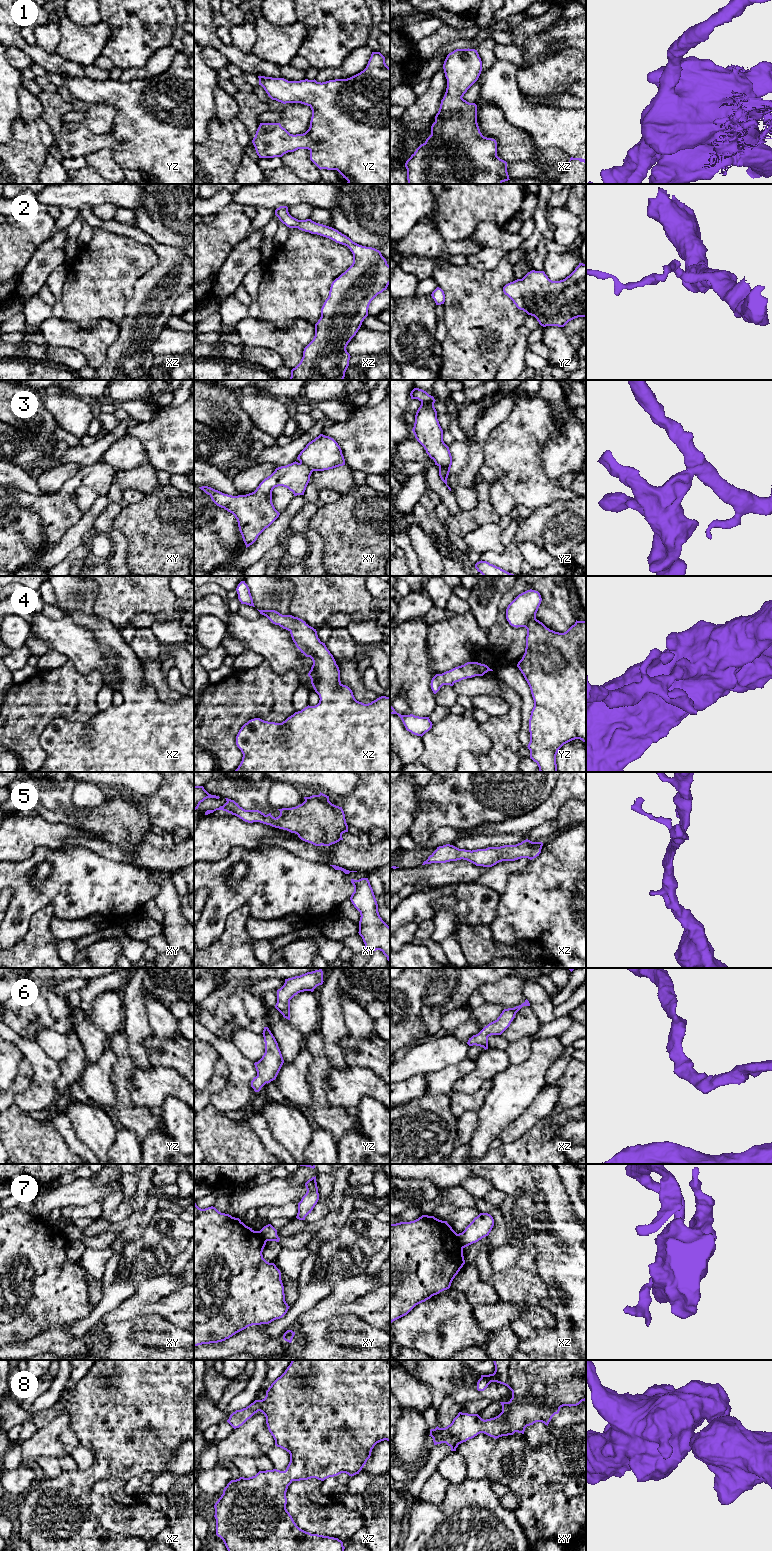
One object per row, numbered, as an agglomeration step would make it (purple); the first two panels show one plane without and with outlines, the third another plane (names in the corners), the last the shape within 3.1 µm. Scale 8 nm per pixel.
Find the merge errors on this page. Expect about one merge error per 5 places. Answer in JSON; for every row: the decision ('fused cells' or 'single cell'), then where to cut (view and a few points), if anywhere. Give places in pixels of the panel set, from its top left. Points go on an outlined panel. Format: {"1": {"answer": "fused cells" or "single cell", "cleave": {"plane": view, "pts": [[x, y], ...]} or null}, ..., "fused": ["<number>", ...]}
{"1": {"answer": "single cell", "cleave": null}, "2": {"answer": "single cell", "cleave": null}, "3": {"answer": "fused cells", "cleave": {"plane": "xy", "pts": [[300, 462], [312, 471]]}}, "4": {"answer": "single cell", "cleave": null}, "5": {"answer": "single cell", "cleave": null}, "6": {"answer": "single cell", "cleave": null}, "7": {"answer": "fused cells", "cleave": {"plane": "xz", "pts": [[456, 1234], [459, 1243], [463, 1247]]}}, "8": {"answer": "single cell", "cleave": null}, "fused": ["3", "7"]}

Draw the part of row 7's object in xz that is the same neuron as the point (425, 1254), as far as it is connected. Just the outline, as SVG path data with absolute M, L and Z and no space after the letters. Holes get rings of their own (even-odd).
M422 1215L414 1221L390 1223L390 1323L407 1315L416 1305L449 1289L464 1264L463 1247L447 1221Z

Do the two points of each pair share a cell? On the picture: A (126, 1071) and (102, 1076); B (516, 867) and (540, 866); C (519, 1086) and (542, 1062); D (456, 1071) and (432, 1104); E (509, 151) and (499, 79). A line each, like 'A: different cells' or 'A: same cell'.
A: different cells
B: different cells
C: same cell
D: different cells
E: different cells

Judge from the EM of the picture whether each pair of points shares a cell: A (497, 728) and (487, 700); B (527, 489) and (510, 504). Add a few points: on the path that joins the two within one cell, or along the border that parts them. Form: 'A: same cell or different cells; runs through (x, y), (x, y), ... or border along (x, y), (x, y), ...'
A: different cells; border along (509, 704), (509, 709), (506, 712), (490, 715)
B: different cells; border along (500, 481), (503, 488), (517, 504)

